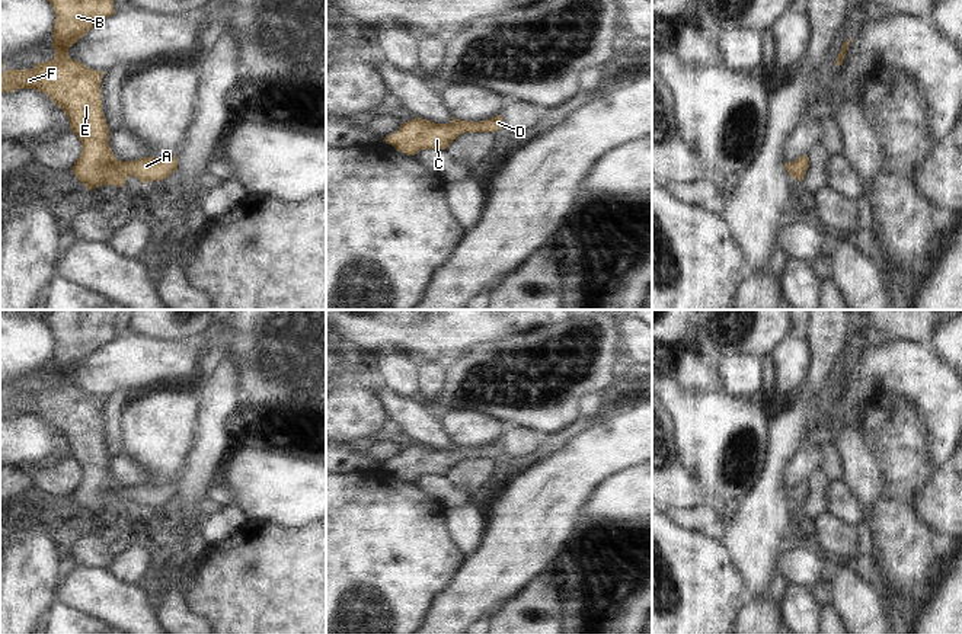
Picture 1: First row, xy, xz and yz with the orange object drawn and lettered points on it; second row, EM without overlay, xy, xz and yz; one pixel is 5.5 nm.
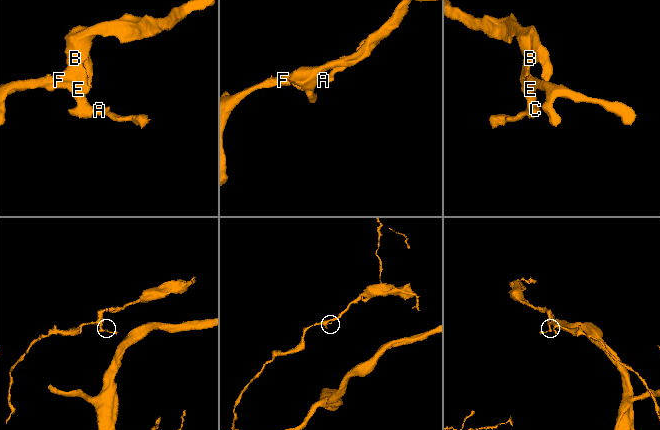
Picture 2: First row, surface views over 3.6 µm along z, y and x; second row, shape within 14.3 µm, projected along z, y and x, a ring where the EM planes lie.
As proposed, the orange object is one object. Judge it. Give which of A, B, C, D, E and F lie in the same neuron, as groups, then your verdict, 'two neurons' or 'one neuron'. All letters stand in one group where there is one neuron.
groups A B C D E F; one neuron

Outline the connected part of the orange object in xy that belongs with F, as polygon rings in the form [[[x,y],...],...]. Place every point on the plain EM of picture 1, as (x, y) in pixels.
[[[48,310],[45,324],[55,337],[52,353],[52,374],[55,382],[47,388],[38,388],[32,396],[1,397],[0,387],[0,419],[19,414],[33,414],[49,422],[49,425],[68,442],[71,457],[82,467],[82,480],[71,493],[76,503],[89,515],[99,510],[115,510],[122,513],[127,503],[135,502],[143,509],[163,506],[178,494],[176,481],[172,483],[143,483],[140,486],[119,487],[111,473],[105,441],[102,438],[100,409],[105,397],[96,397],[77,385],[68,382],[68,374],[83,364],[95,350],[115,339],[114,324],[118,310]]]

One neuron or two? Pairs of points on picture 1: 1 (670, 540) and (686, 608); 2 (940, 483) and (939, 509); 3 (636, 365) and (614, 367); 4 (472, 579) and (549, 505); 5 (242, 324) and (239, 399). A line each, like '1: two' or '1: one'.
1: one
2: one
3: two
4: one
5: one

